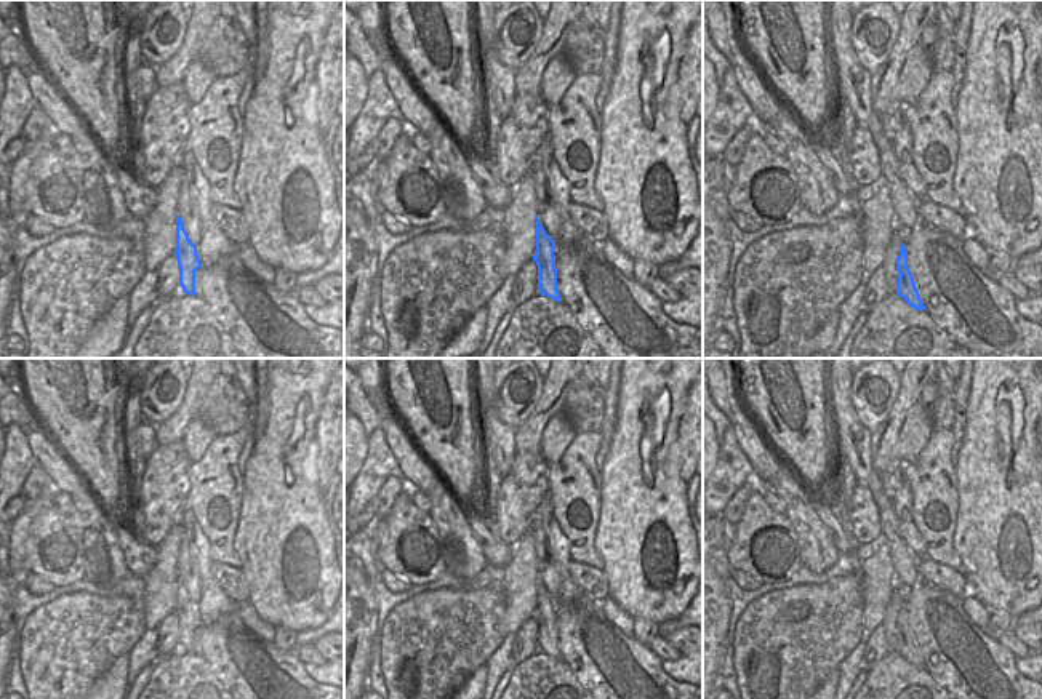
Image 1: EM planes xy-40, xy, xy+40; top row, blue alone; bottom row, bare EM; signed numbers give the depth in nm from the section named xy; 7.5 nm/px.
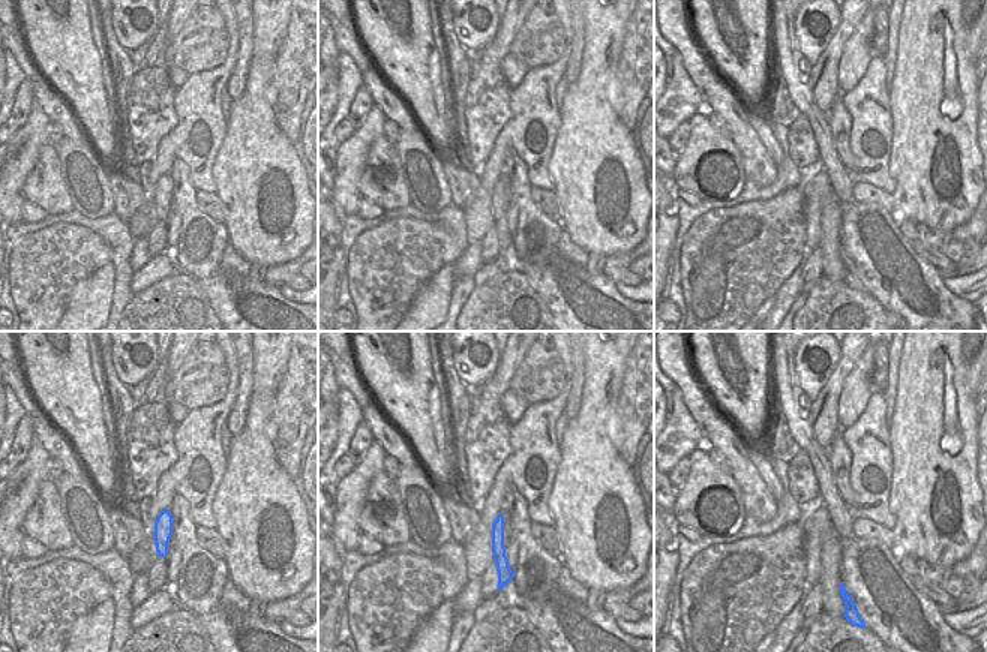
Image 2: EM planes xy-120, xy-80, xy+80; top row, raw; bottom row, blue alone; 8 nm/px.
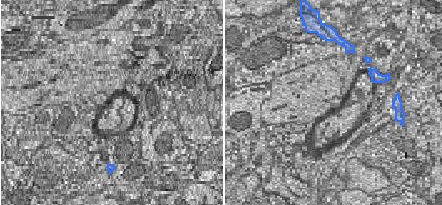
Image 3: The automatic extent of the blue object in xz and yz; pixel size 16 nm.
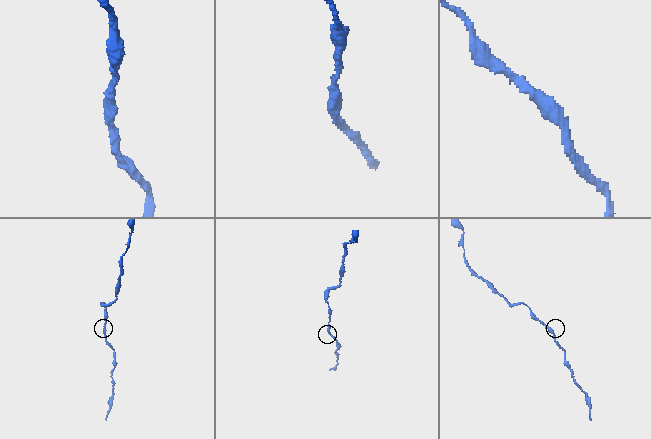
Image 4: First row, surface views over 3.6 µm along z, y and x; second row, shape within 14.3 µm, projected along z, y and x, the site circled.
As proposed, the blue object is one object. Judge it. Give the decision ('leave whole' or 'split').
leave whole

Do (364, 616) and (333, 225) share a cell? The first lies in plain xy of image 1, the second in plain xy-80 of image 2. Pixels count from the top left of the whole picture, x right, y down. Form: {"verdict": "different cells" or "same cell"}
{"verdict": "same cell"}

